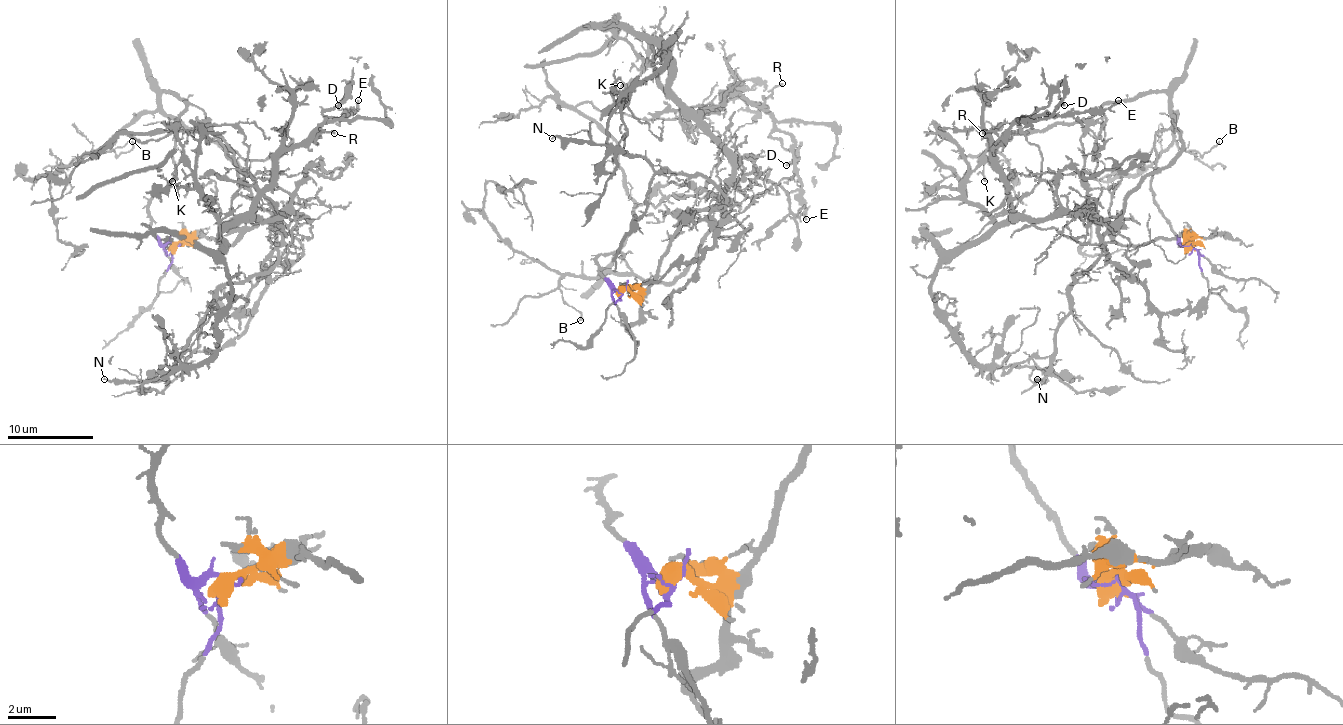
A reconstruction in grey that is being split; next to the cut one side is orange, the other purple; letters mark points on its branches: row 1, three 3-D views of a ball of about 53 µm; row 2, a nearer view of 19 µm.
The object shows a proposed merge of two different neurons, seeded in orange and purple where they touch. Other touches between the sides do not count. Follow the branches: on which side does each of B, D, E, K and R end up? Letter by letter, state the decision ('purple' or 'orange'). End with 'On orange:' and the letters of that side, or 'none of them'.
B: purple
D: orange
E: orange
K: orange
R: orange
On orange: D, E, K, R

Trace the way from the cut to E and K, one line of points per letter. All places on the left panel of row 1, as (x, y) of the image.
E: (173, 246), (203, 236), (233, 244), (283, 214), (253, 212), (279, 156), (359, 99)
K: (173, 246), (203, 236), (233, 244), (283, 214), (220, 223), (197, 177), (182, 162), (173, 182)

